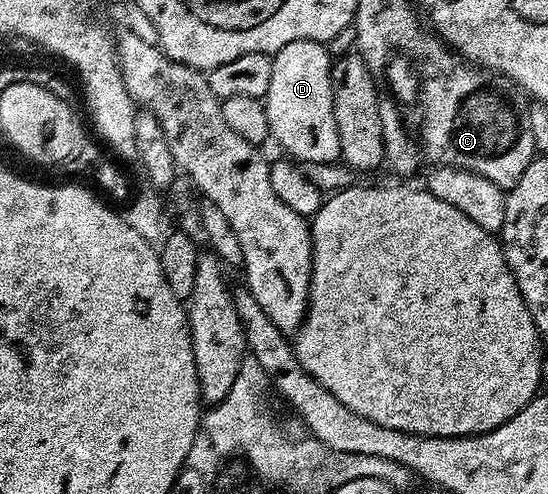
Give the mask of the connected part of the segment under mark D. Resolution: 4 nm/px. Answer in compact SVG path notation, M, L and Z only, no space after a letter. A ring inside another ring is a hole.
M295 40L272 55L271 88L267 88L265 111L272 141L282 146L284 153L298 163L337 162L341 157L339 128L335 128L335 108L333 107L333 62L326 43L311 40Z

